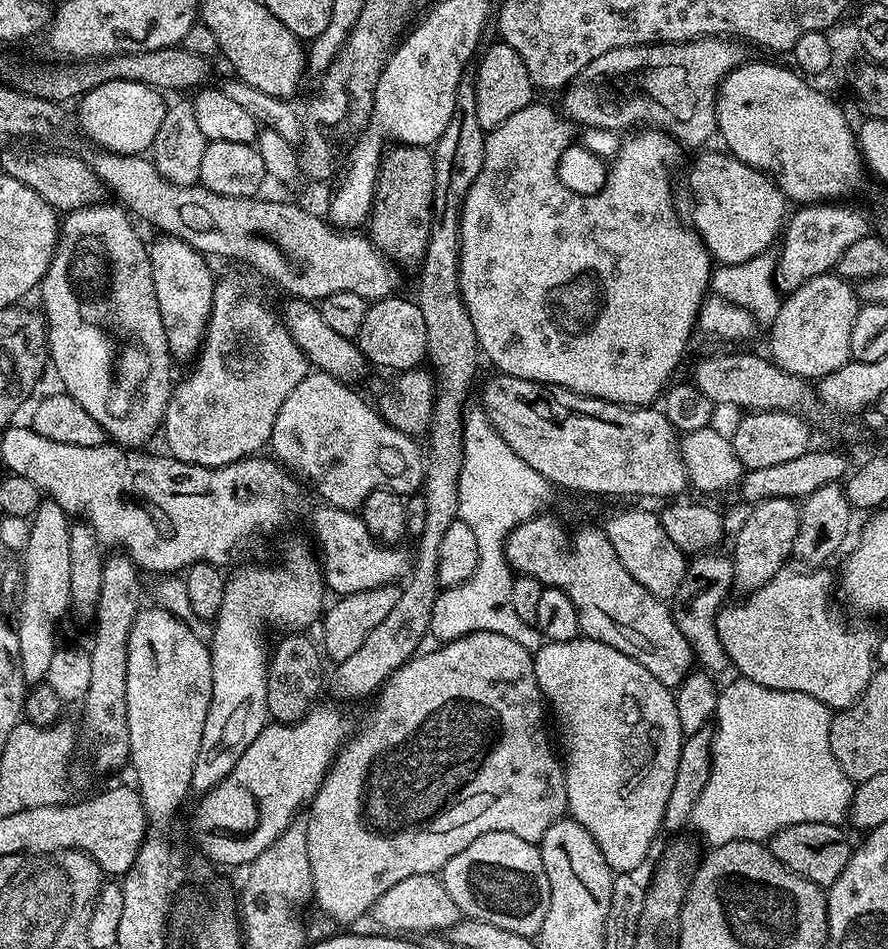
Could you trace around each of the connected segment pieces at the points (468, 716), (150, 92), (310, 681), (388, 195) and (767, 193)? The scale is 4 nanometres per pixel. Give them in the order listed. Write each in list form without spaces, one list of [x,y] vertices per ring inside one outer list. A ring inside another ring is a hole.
[[[475,632],[469,636],[463,636],[457,640],[449,640],[436,646],[433,652],[427,650],[421,651],[412,657],[384,681],[379,689],[378,695],[375,697],[376,705],[372,708],[372,713],[368,716],[368,721],[364,725],[359,725],[358,731],[345,743],[340,749],[332,762],[332,767],[328,769],[326,778],[322,782],[322,786],[317,790],[316,796],[312,799],[310,807],[307,809],[308,821],[306,827],[308,830],[308,857],[310,858],[310,874],[312,875],[311,895],[316,896],[316,904],[329,916],[332,920],[337,920],[340,926],[352,926],[355,920],[360,920],[371,913],[374,902],[378,902],[378,898],[382,898],[382,894],[386,894],[386,890],[390,890],[390,886],[398,886],[398,882],[402,882],[402,878],[410,878],[411,876],[430,876],[439,873],[443,869],[446,862],[450,862],[450,858],[454,858],[454,854],[458,854],[462,850],[466,850],[466,846],[470,846],[470,842],[474,842],[474,838],[478,838],[482,834],[490,834],[491,832],[509,832],[510,834],[518,834],[518,838],[526,838],[526,842],[539,845],[540,840],[546,834],[546,830],[550,830],[550,826],[554,826],[554,822],[561,819],[568,811],[568,799],[566,798],[566,782],[564,781],[564,767],[561,761],[552,753],[552,748],[548,745],[548,732],[544,729],[544,712],[546,716],[546,701],[544,695],[540,692],[540,687],[536,681],[534,674],[534,662],[532,661],[533,653],[526,650],[526,646],[518,646],[518,642],[504,637],[503,634],[490,634],[489,632]]]
[[[115,80],[106,82],[94,90],[84,93],[80,104],[80,128],[93,140],[97,149],[105,152],[117,152],[127,156],[139,156],[147,153],[154,142],[154,134],[158,134],[158,126],[162,126],[166,100],[163,100],[157,89],[146,86],[142,82],[126,82]]]
[[[284,634],[270,652],[268,661],[268,714],[277,724],[293,724],[317,703],[316,695],[324,684],[320,669],[322,652],[304,637],[304,634]]]
[[[396,144],[380,157],[376,194],[372,198],[370,239],[378,251],[397,265],[419,265],[430,238],[434,213],[433,153],[419,144]]]
[[[724,150],[719,151],[701,151],[699,153],[701,156],[693,162],[692,169],[688,172],[688,188],[692,191],[690,224],[699,234],[700,241],[708,247],[708,252],[717,265],[742,263],[769,251],[772,248],[771,244],[777,243],[786,224],[786,212],[784,216],[786,197],[767,172],[759,172],[758,169],[742,162],[737,156]]]

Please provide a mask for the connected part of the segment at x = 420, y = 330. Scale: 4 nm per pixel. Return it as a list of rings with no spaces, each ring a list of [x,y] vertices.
[[[393,294],[374,300],[366,310],[366,319],[362,322],[362,330],[354,337],[354,343],[360,349],[369,365],[377,364],[380,368],[389,368],[389,373],[399,374],[410,368],[419,368],[425,363],[428,354],[426,342],[426,321],[422,318],[422,310],[415,299],[408,300],[401,294]]]

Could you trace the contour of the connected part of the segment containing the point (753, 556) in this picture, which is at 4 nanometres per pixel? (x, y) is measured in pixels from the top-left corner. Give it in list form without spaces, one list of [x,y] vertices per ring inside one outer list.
[[[770,498],[762,500],[751,505],[752,508],[748,512],[748,517],[740,524],[740,529],[736,532],[736,545],[730,551],[730,559],[732,561],[732,579],[735,587],[741,588],[741,593],[747,594],[756,588],[761,588],[766,582],[770,582],[770,578],[774,578],[774,574],[782,567],[785,567],[784,560],[793,555],[793,544],[795,536],[799,530],[800,509],[797,501],[788,500],[786,498]]]

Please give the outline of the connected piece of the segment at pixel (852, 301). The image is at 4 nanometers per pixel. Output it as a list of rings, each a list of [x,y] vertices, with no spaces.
[[[835,274],[815,276],[798,286],[798,290],[787,293],[770,325],[772,337],[768,344],[772,347],[772,363],[809,382],[819,381],[820,377],[841,368],[852,354],[850,330],[854,330],[854,318],[861,303],[857,289],[845,277]]]

